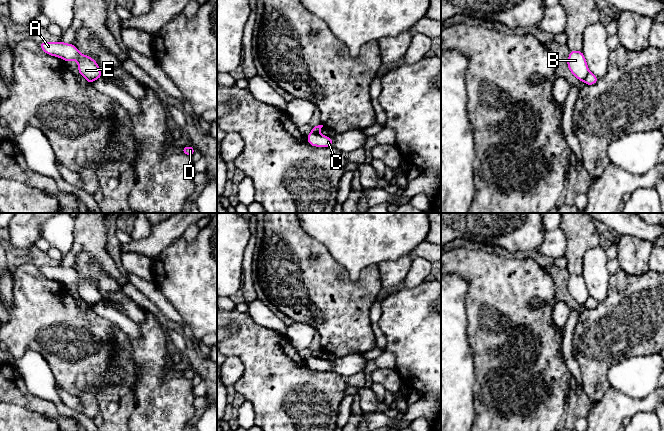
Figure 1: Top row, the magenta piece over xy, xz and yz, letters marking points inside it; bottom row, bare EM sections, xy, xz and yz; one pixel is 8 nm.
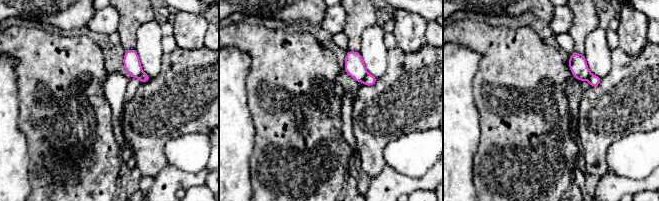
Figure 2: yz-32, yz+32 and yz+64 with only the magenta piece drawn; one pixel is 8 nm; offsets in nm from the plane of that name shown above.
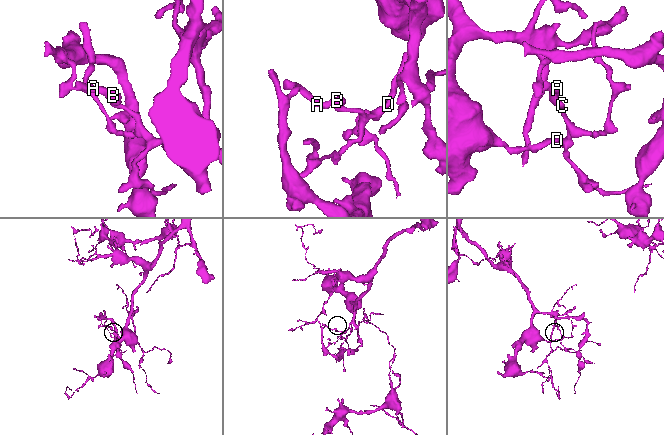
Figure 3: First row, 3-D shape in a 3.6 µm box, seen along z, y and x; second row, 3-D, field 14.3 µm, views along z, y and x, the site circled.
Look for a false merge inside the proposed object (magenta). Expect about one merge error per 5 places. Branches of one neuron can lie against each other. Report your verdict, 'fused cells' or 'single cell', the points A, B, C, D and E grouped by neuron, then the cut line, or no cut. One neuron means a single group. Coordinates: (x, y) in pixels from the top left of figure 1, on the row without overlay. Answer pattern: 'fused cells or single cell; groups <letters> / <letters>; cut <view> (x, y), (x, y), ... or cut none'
fused cells; groups A B E / C D; cut yz (589, 296), (583, 304)

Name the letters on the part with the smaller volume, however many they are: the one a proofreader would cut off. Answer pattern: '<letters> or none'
A, B, E

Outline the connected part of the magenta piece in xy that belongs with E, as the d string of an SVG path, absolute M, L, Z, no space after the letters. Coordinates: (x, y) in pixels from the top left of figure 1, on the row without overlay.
M59 265L57 267L42 266L39 269L42 275L48 279L62 282L68 287L76 284L79 298L89 305L94 306L98 302L103 301L97 286L93 282L81 278L74 268L66 268Z

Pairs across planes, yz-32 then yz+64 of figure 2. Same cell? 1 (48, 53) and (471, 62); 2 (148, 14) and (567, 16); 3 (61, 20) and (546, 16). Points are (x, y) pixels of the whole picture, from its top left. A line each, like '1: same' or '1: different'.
1: different
2: different
3: same

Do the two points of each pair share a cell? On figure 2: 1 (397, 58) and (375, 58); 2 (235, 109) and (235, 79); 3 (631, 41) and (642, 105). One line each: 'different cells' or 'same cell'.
1: different cells
2: same cell
3: different cells

